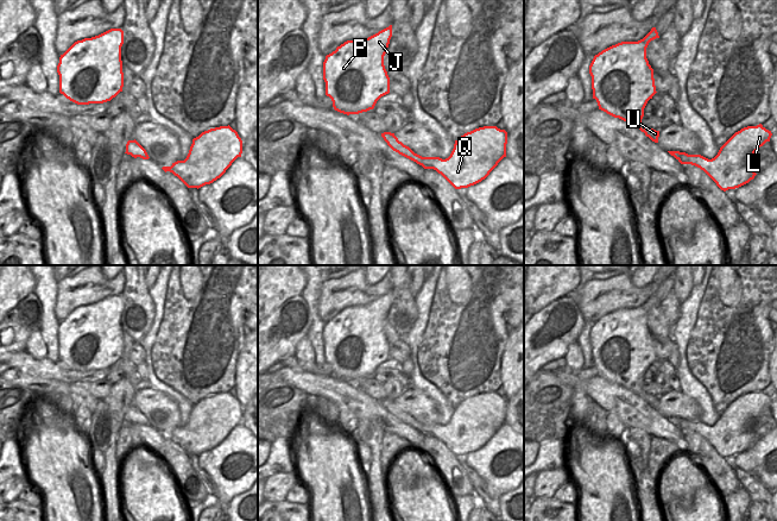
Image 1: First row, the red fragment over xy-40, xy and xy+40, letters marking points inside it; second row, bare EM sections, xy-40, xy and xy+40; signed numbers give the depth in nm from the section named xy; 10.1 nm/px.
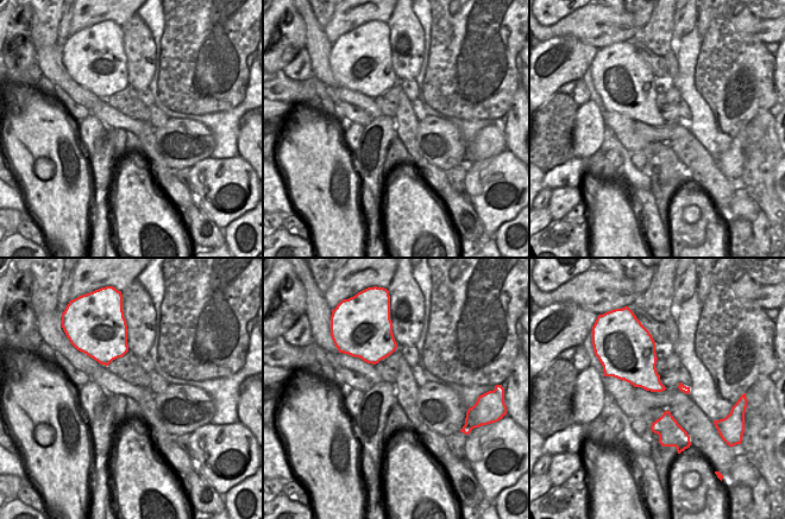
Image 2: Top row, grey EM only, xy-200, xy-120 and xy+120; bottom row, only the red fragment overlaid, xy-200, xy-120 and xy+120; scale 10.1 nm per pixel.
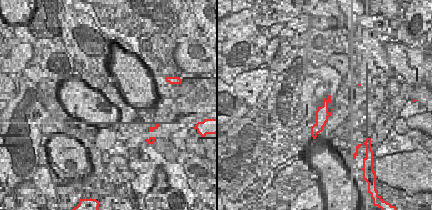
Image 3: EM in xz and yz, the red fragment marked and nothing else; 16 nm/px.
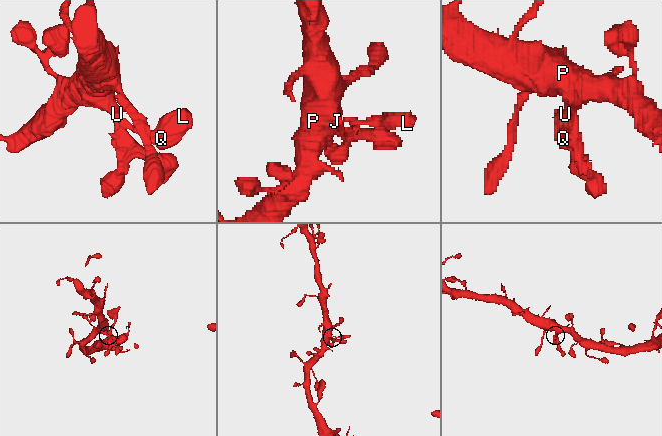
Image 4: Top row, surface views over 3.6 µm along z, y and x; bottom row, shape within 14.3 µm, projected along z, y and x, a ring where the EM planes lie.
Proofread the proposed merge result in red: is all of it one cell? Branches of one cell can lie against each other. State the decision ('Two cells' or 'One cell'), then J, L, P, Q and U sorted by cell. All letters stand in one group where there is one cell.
One cell. Groups: J L P Q U.

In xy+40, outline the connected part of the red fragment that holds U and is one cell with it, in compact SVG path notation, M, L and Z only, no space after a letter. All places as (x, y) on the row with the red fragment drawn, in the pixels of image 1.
M656 27L638 42L621 42L594 56L589 74L599 109L619 118L658 143L659 131L642 123L644 108L657 93L653 69L646 58L649 43L659 38Z

